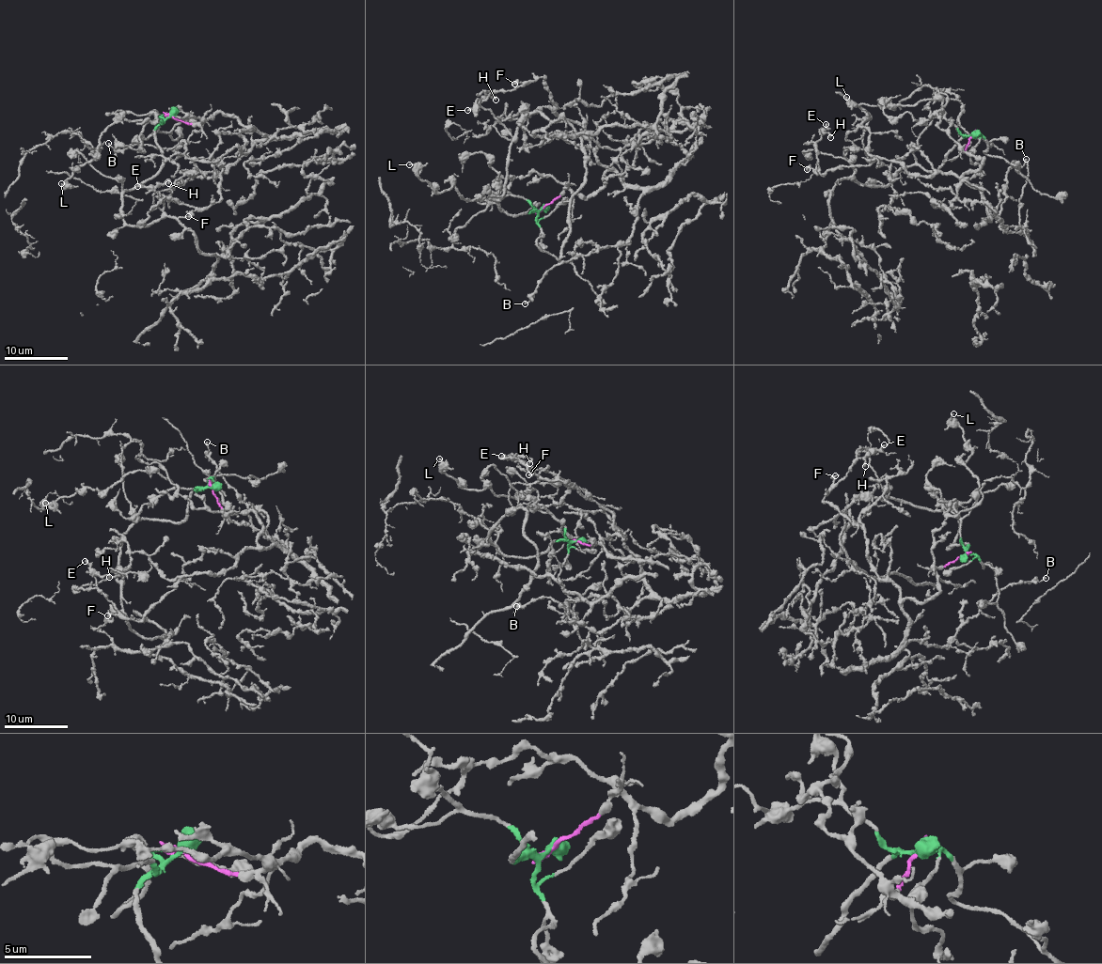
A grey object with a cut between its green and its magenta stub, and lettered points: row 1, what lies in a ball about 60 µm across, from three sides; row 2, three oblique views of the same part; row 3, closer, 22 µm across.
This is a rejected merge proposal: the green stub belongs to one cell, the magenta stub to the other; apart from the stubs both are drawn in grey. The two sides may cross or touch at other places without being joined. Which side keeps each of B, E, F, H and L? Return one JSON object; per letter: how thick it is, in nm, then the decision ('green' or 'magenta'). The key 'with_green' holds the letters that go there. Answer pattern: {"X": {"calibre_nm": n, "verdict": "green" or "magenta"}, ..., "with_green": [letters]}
{"B": {"calibre_nm": 160, "verdict": "magenta"}, "E": {"calibre_nm": 240, "verdict": "magenta"}, "F": {"calibre_nm": 360, "verdict": "magenta"}, "H": {"calibre_nm": 240, "verdict": "magenta"}, "L": {"calibre_nm": 170, "verdict": "green"}, "with_green": ["L"]}

